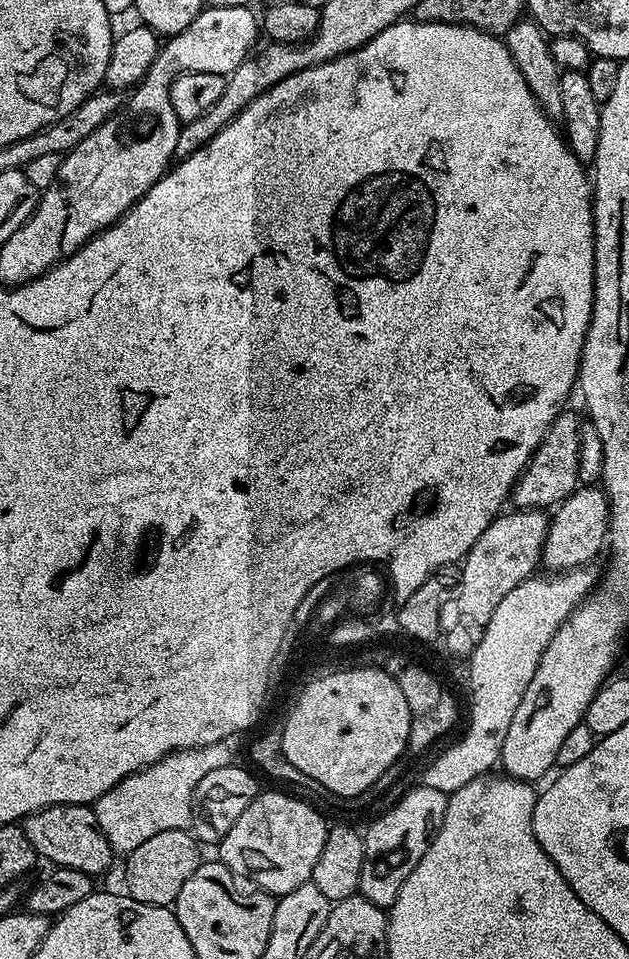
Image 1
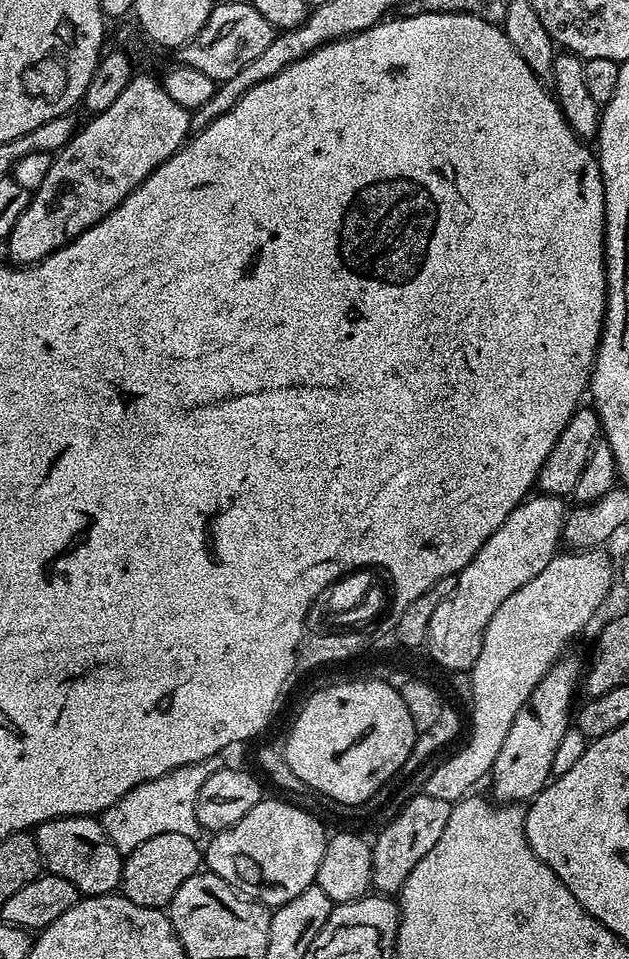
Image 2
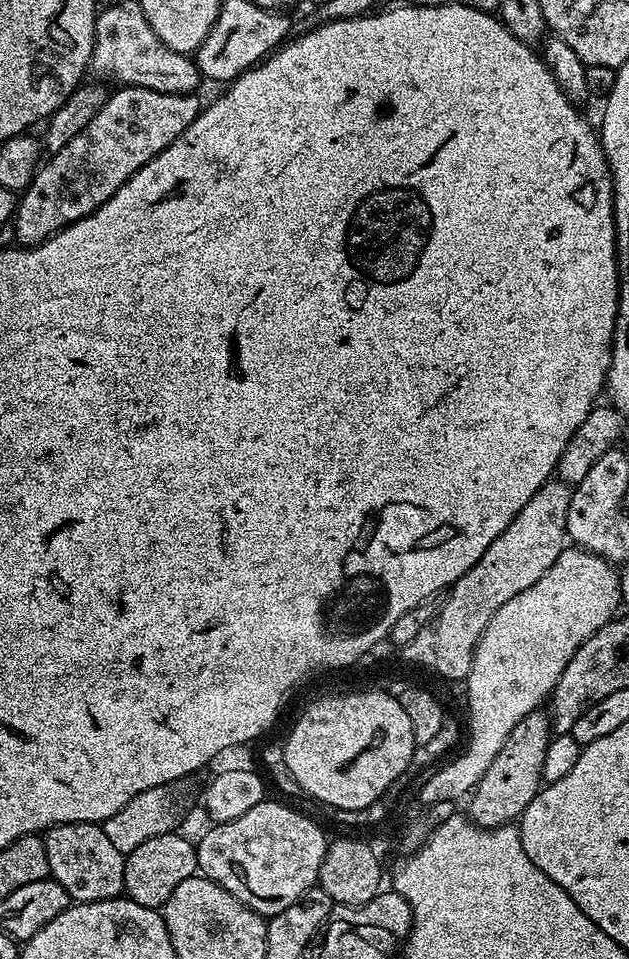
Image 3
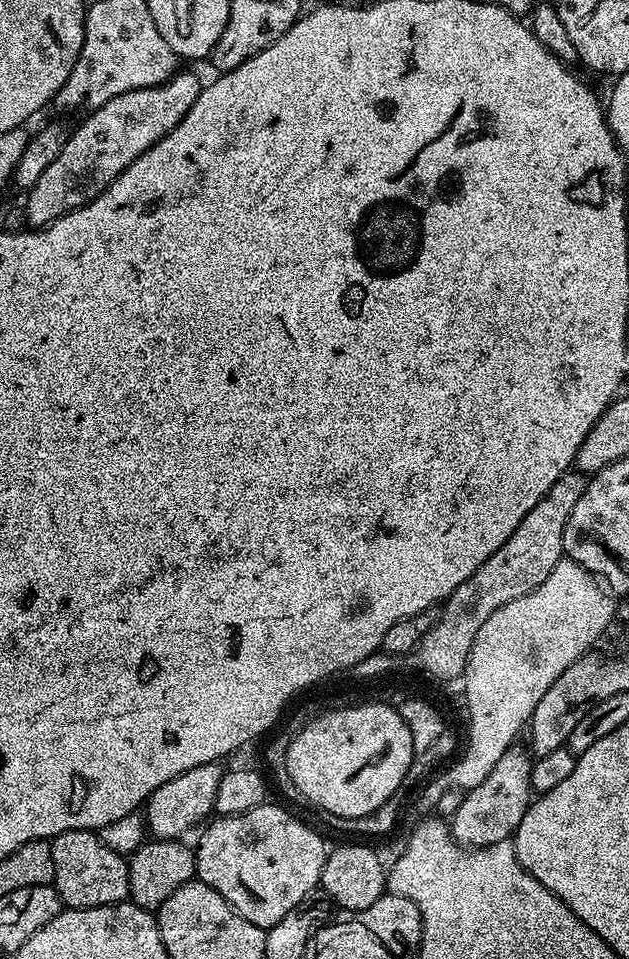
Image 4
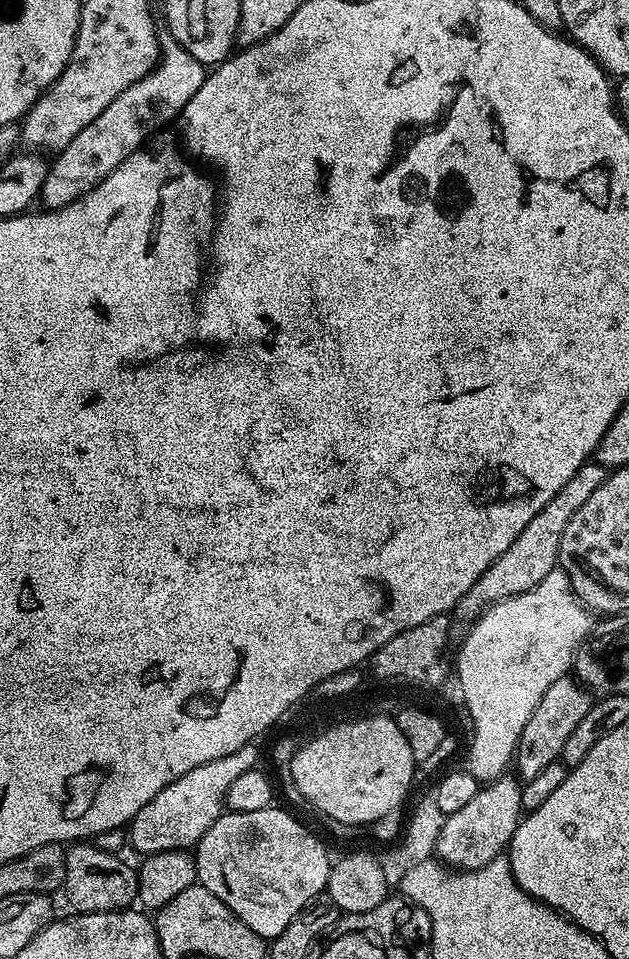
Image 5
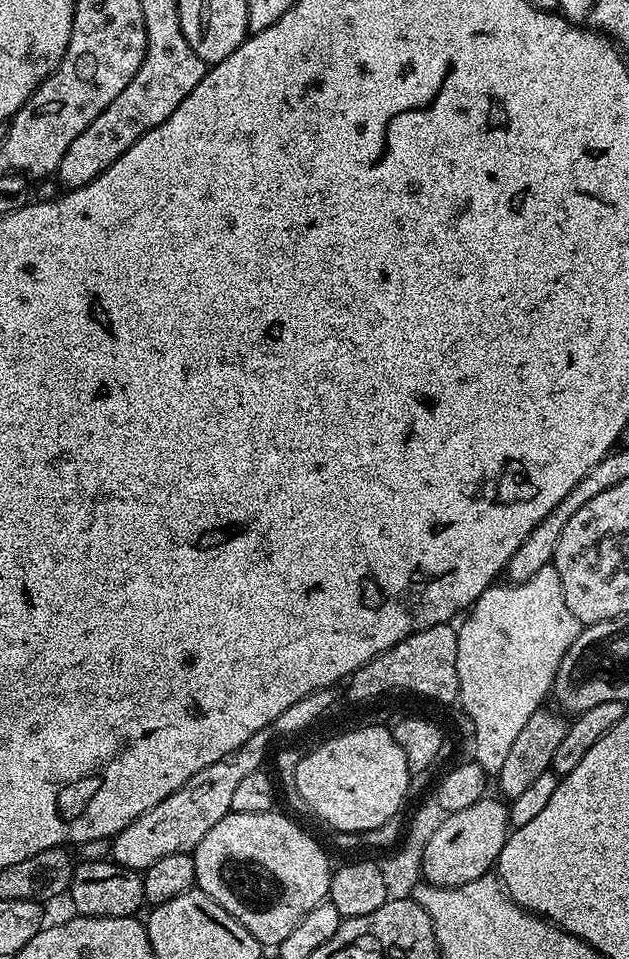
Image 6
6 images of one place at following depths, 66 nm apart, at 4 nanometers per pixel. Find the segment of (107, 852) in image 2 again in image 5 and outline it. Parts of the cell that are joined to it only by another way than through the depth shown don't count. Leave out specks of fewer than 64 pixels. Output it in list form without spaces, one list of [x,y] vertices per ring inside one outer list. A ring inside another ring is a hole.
[[[76,842],[65,851],[66,878],[62,896],[68,899],[73,913],[121,911],[131,907],[138,898],[137,871],[119,855],[106,853],[92,842]]]

